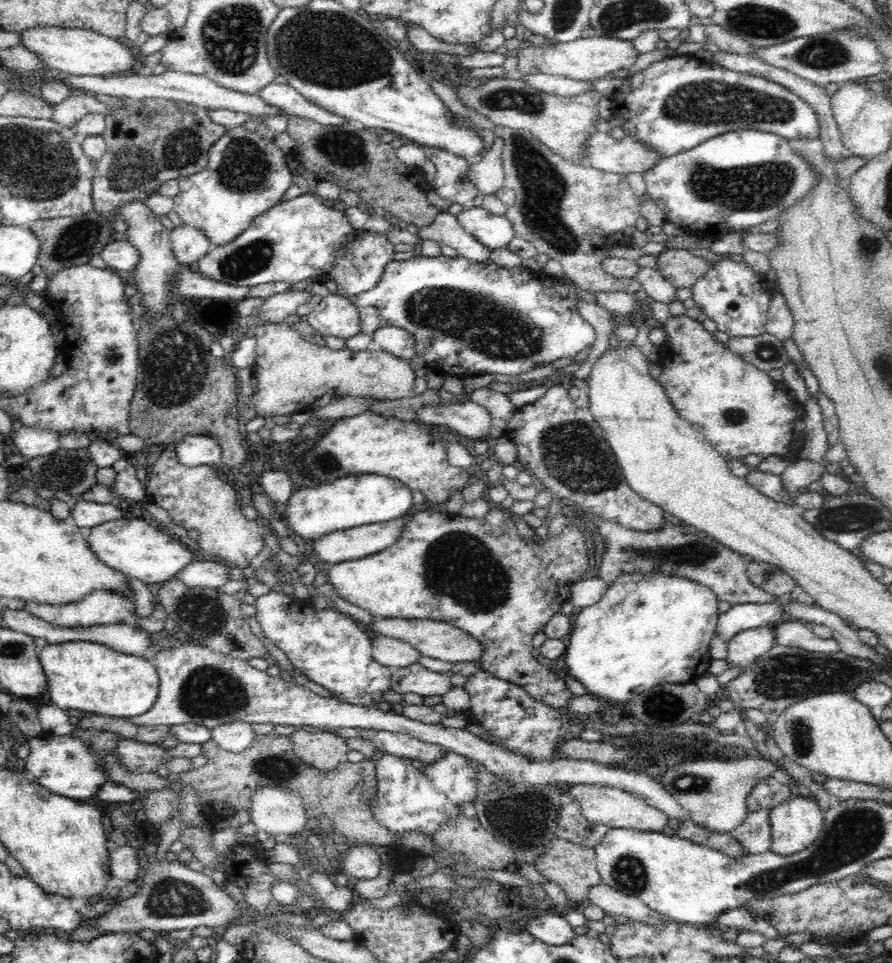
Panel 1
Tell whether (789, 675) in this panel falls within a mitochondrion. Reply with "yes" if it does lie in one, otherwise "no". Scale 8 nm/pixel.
yes

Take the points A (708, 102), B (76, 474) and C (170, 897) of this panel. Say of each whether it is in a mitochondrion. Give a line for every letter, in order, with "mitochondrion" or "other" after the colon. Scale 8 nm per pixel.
A: mitochondrion
B: mitochondrion
C: mitochondrion

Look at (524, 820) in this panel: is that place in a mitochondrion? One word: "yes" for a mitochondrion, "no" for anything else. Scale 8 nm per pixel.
yes

